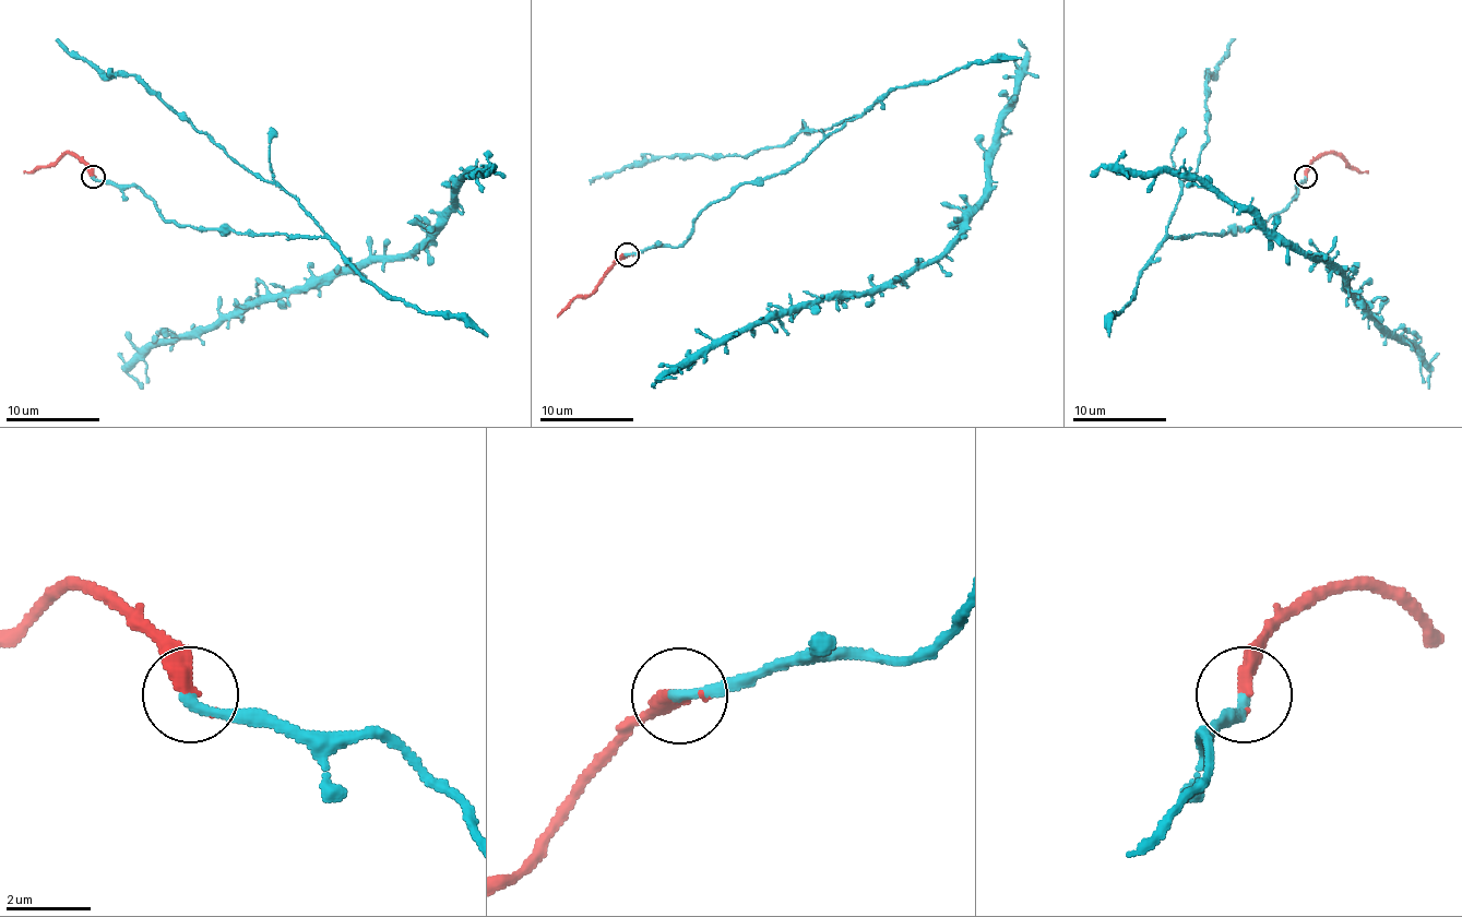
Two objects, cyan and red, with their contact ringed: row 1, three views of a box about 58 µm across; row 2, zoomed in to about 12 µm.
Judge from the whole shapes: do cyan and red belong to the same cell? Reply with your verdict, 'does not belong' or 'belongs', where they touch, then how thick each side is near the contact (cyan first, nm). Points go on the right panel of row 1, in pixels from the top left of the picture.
belongs | (1306, 177) | 280/400 nm

